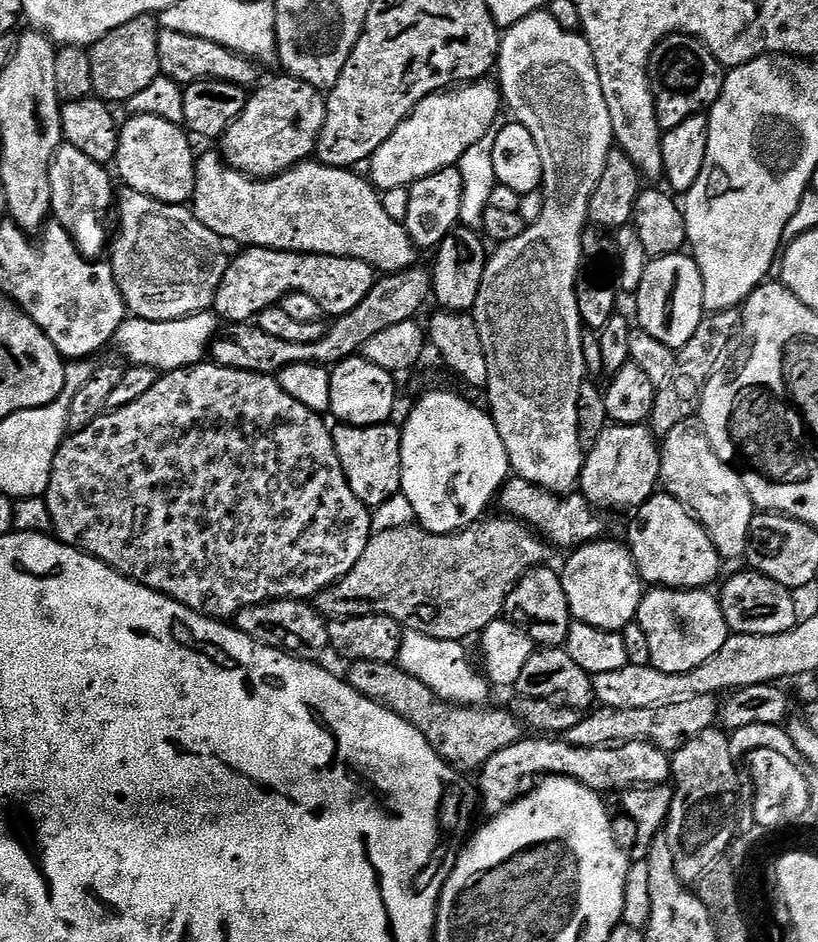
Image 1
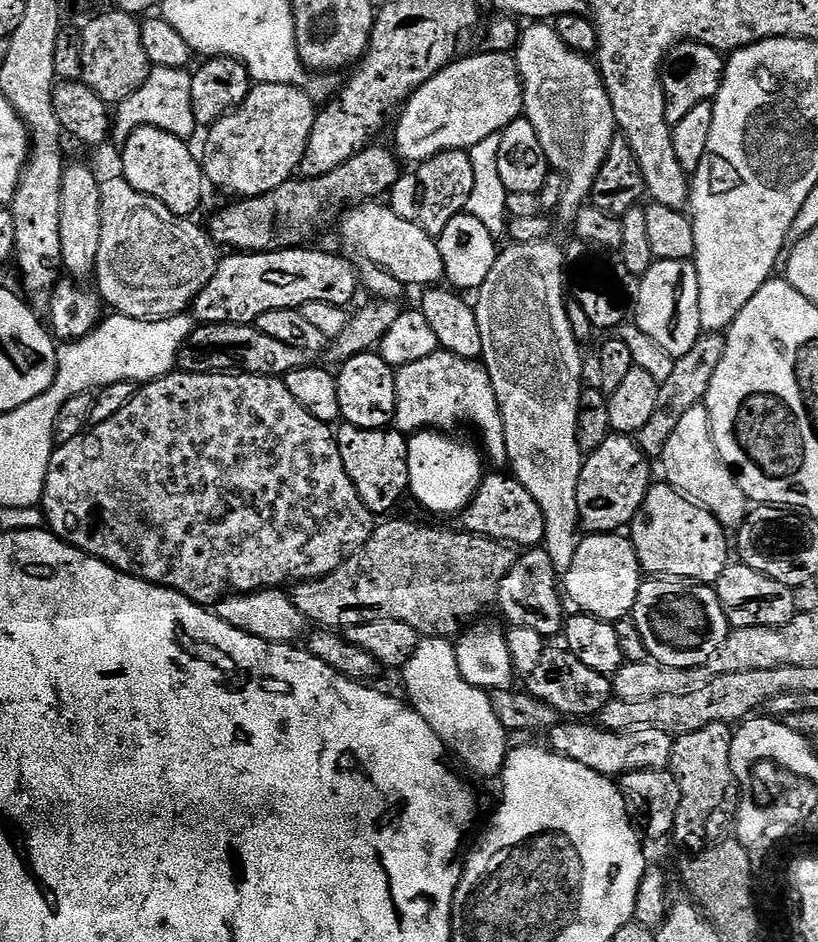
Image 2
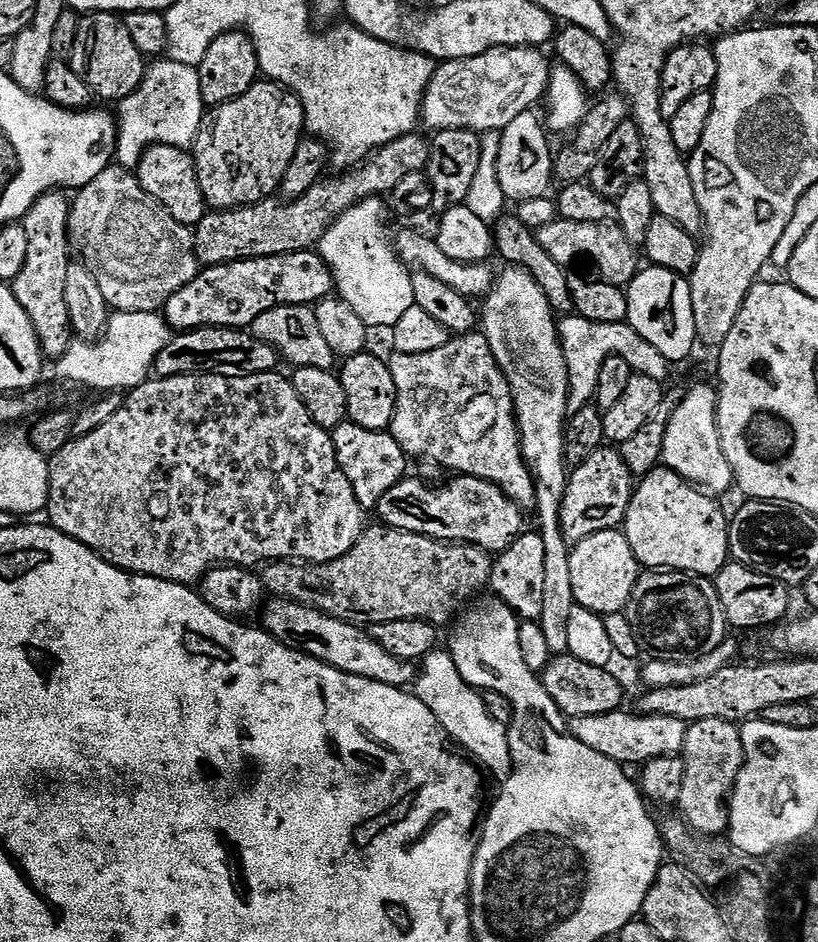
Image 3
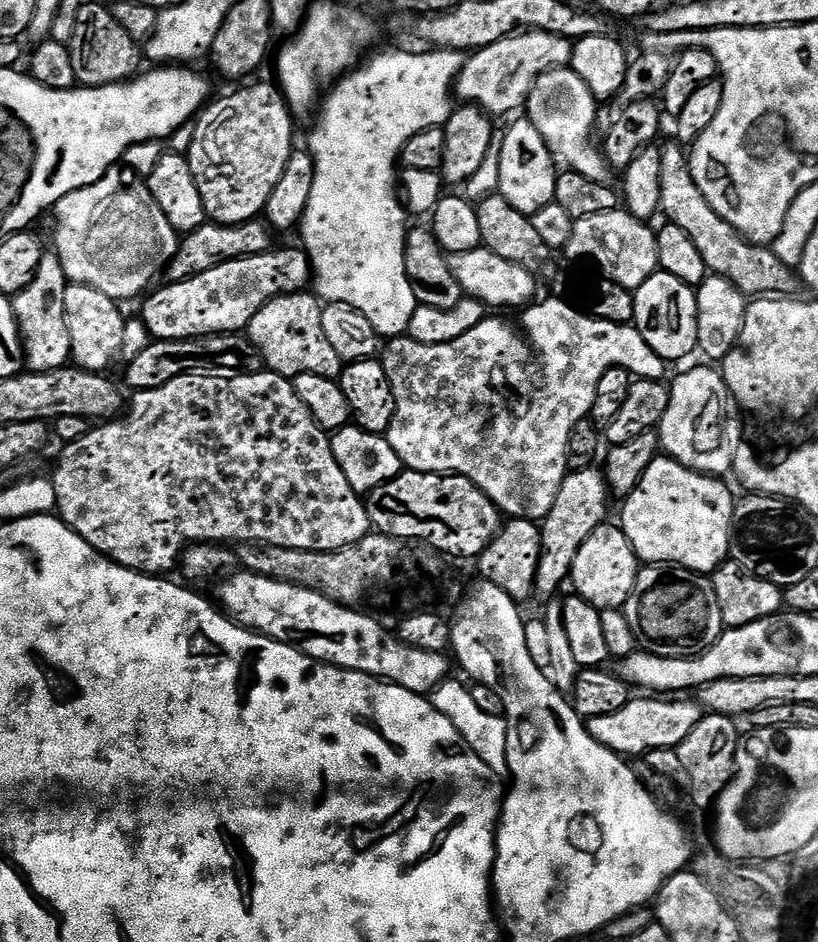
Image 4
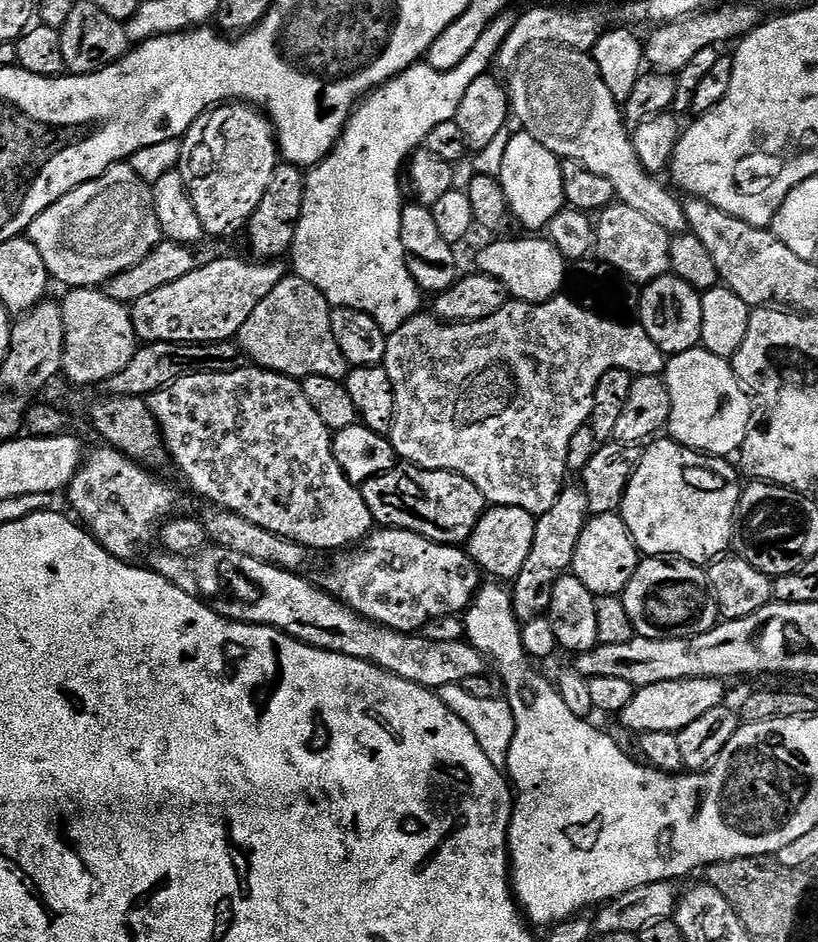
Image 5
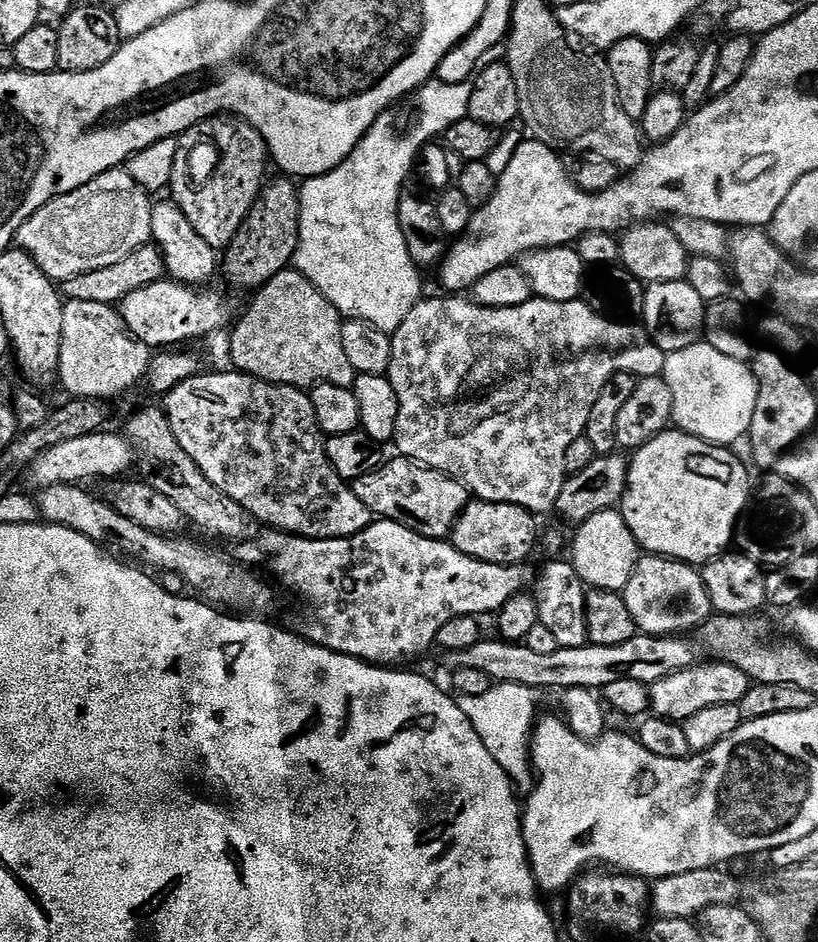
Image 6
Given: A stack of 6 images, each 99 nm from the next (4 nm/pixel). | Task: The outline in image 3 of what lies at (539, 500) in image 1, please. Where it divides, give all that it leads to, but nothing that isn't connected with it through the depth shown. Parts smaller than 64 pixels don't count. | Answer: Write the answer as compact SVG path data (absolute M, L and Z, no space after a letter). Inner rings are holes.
M459 474L451 478L453 480L449 482L448 488L431 488L420 480L412 480L413 478L398 481L394 486L390 486L390 490L386 490L386 495L382 498L378 509L379 519L389 528L397 528L403 532L413 532L435 540L446 540L458 544L476 544L489 554L505 552L517 540L520 533L525 531L525 513L503 490L490 482Z

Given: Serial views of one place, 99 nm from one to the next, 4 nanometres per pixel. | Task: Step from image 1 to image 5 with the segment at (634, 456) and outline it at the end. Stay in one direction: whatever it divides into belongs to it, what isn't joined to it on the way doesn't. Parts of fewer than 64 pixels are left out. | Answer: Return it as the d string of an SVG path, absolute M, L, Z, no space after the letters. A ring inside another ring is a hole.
M580 486L575 487L564 487L558 494L554 506L550 506L550 510L546 510L541 516L536 517L534 546L530 546L530 554L527 556L522 570L510 584L514 614L521 622L533 620L547 613L552 601L554 586L560 581L561 576L565 575L572 567L578 538L590 519L588 499L584 494L584 489Z

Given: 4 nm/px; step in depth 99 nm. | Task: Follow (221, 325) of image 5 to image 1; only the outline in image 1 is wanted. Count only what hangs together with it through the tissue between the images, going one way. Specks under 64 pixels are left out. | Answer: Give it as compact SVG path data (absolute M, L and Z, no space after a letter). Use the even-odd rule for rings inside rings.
M245 247L241 256L233 255L228 261L226 274L222 274L222 282L218 286L218 294L214 298L212 308L221 321L228 320L229 325L243 324L251 321L262 310L279 305L284 297L291 292L310 294L318 306L329 317L335 318L345 316L370 290L376 285L378 273L375 268L370 267L366 262L346 258L345 256L315 256L313 252L279 252L273 248L250 248Z

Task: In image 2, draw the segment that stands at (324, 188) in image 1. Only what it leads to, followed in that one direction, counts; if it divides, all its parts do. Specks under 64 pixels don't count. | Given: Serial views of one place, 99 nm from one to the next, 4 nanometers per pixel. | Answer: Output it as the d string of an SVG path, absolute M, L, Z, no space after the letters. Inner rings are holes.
M365 202L343 213L338 229L364 255L363 259L386 270L402 286L436 286L445 279L440 245L415 219L395 212L384 202Z

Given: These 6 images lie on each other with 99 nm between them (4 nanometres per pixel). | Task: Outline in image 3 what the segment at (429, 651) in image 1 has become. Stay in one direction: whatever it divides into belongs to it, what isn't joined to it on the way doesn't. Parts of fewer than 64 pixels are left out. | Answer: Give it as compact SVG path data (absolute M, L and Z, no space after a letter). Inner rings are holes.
M437 650L424 657L418 668L414 681L414 694L438 718L438 722L450 737L481 769L486 770L497 782L507 780L512 773L512 755L508 741L509 725L494 722L486 710L483 695L458 674L458 666L454 666L452 653L447 650Z

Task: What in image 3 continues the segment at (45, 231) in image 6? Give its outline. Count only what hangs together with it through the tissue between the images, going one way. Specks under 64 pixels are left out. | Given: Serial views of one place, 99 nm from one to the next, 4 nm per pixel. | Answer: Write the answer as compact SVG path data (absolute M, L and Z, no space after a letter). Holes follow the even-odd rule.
M109 166L106 170L102 170L102 174L98 174L98 178L94 178L94 182L90 182L85 188L79 189L71 197L70 203L72 209L68 219L68 230L71 239L74 241L79 255L80 252L84 255L81 256L83 263L87 264L88 269L94 274L94 278L98 278L98 286L102 286L102 298L106 298L109 309L117 312L160 312L170 298L170 294L174 294L182 286L194 282L196 275L202 271L200 259L196 256L196 238L193 229L187 228L182 222L178 222L178 218L174 218L174 214L170 214L170 210L166 210L166 206L162 206L162 202L150 198L150 194L146 194L146 190L142 190L135 171L119 166Z

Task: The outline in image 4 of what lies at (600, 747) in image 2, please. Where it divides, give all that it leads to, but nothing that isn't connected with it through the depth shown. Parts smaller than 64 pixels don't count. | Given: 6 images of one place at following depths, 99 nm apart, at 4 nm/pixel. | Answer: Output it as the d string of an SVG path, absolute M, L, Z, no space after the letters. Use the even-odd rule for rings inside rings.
M648 698L652 700L636 700L629 699L626 706L622 706L622 710L618 710L614 714L606 714L603 716L593 716L587 721L588 732L595 738L599 744L605 744L612 752L618 752L625 758L643 757L650 750L658 750L659 748L679 749L680 743L686 738L686 734L690 734L690 730L694 730L694 726L698 726L698 722L706 715L705 709L701 707L695 699L678 700L682 698Z

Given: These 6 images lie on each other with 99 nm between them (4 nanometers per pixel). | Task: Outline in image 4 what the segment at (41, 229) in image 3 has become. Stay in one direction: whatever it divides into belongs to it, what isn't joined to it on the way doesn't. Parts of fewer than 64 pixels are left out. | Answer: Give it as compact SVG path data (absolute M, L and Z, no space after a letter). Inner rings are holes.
M46 254L38 262L38 270L30 280L30 286L11 297L12 313L20 331L27 371L58 370L72 360L70 326L66 326L66 290L69 283L62 270L62 262L55 254Z

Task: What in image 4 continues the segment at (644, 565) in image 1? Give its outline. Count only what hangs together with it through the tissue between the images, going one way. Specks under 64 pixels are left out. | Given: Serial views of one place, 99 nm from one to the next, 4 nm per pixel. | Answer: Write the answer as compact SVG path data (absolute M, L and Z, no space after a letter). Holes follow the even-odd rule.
M663 454L650 462L638 486L634 486L629 496L623 497L624 509L618 519L618 527L626 534L637 560L645 565L671 564L678 568L689 568L691 572L715 572L730 556L732 515L737 505L737 501L732 500L731 490L724 483L723 479L696 472Z

